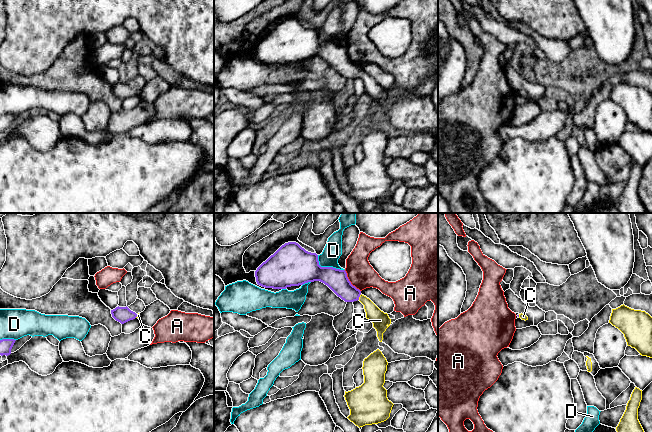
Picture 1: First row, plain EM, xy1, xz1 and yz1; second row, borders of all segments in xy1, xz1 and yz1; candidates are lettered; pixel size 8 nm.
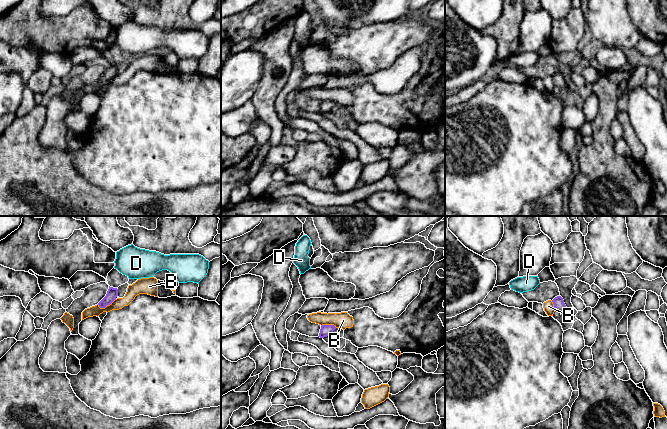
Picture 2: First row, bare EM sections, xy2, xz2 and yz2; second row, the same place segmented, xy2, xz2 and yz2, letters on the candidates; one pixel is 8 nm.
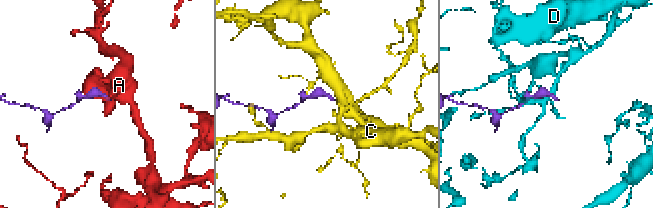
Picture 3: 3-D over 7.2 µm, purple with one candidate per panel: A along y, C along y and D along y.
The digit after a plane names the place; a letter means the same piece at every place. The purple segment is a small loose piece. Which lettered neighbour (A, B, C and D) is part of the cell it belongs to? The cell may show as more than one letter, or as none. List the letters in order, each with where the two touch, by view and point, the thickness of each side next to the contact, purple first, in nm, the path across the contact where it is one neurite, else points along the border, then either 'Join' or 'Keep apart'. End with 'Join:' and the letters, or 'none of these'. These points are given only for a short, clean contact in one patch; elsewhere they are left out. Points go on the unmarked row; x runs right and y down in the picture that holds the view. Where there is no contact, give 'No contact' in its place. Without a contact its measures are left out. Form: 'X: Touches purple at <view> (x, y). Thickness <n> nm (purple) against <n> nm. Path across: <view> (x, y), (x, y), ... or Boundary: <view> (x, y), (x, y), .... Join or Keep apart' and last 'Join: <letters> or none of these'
A: Touches purple at xz1 (349, 57). Thickness 170 nm (purple) against 220 nm. Boundary: xz1 (344, 46), (348, 56), (360, 67). Keep apart
B: Touches purple at xy2 (106, 81). Thickness 90 nm (purple) against 100 nm. Boundary: xy2 (115, 74), (104, 83), (100, 83), (97, 80). Keep apart
C: Touches purple at xz1 (359, 72). Thickness 170 nm (purple) against 130 nm. Path across: xz1 (336, 55), (350, 69), (359, 72), (379, 95). Join
D: Touches purple at xz1 (327, 43). Thickness 300 nm (purple) against 140 nm. Keep apart
Join: C

